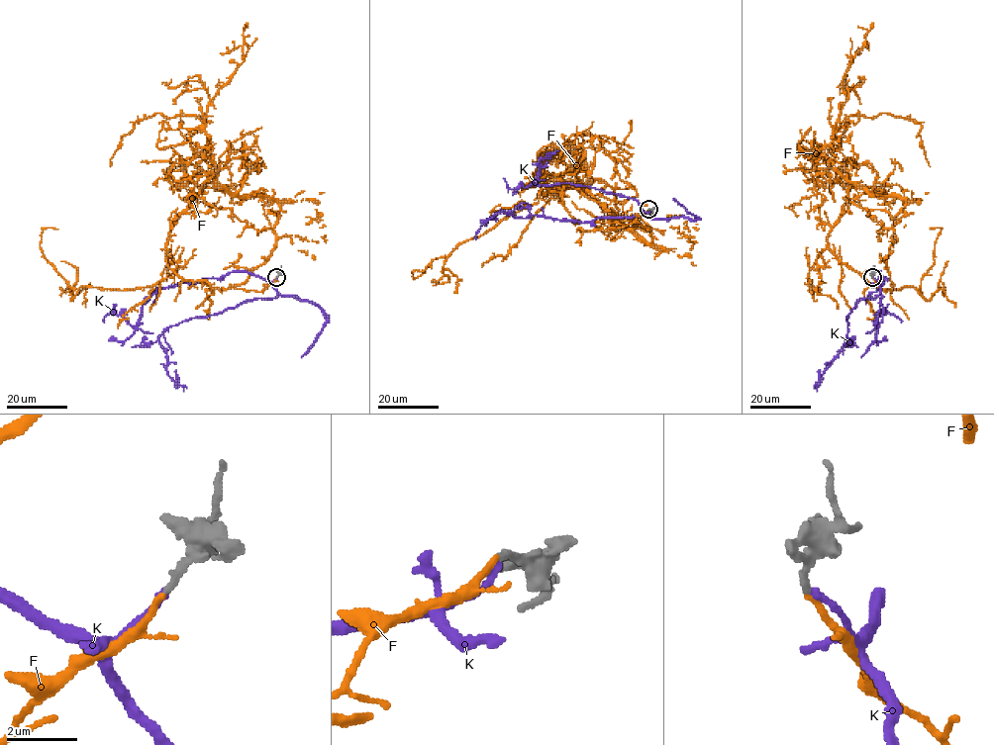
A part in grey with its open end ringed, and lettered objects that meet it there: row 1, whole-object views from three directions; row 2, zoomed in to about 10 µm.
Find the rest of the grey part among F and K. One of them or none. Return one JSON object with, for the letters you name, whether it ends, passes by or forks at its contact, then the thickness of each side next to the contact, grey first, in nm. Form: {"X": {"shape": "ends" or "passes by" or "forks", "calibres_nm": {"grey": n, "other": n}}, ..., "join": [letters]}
{"K": {"shape": "ends", "calibres_nm": {"grey": 220, "other": 190}}, "join": ["K"]}

